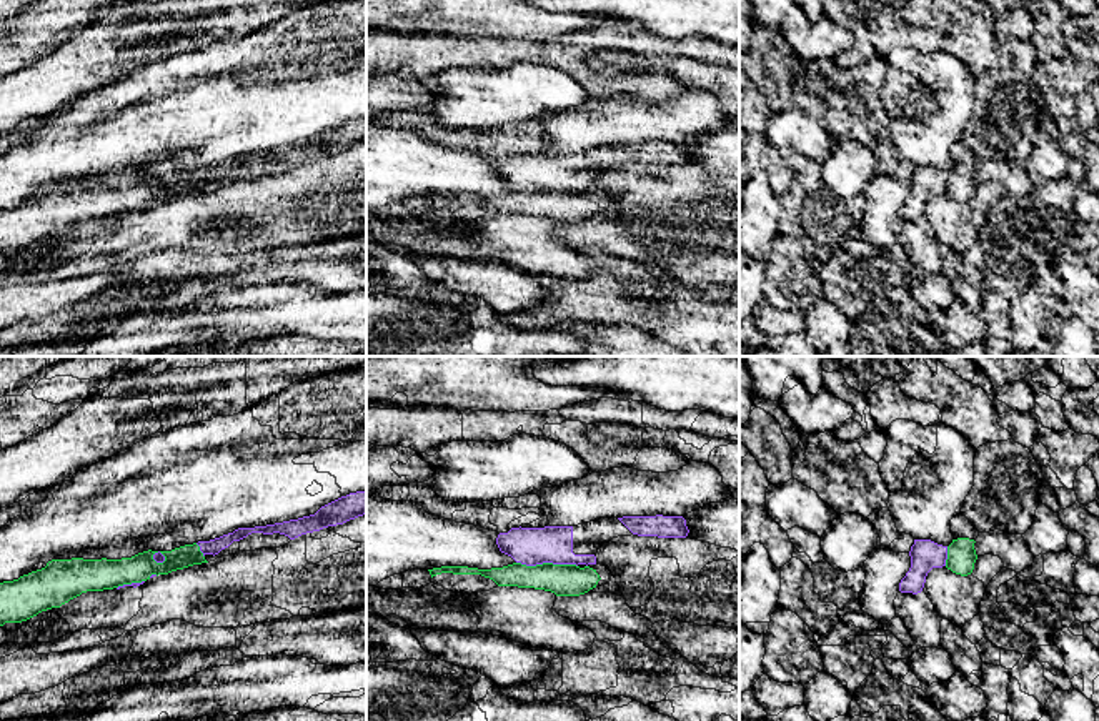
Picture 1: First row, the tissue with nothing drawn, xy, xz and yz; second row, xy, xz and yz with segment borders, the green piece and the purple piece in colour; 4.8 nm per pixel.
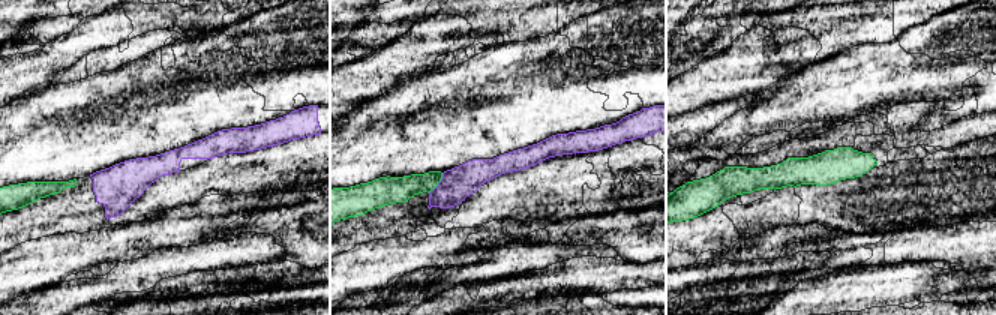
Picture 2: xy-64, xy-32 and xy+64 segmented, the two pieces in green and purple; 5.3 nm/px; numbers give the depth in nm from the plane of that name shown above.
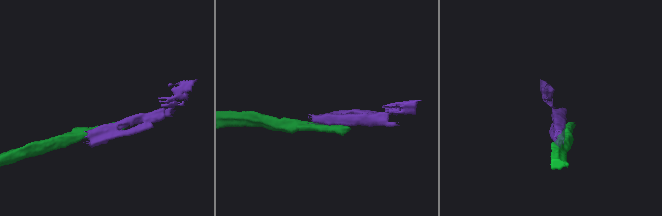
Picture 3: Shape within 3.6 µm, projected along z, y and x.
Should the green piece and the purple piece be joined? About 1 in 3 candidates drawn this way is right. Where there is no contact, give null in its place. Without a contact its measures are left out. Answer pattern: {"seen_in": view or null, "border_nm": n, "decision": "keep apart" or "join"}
{"seen_in": "xz", "border_nm": 300, "decision": "keep apart"}

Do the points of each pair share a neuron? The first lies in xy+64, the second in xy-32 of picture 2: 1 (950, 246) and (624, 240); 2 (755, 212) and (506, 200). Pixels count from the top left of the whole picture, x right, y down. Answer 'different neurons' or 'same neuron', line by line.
1: same neuron
2: same neuron

